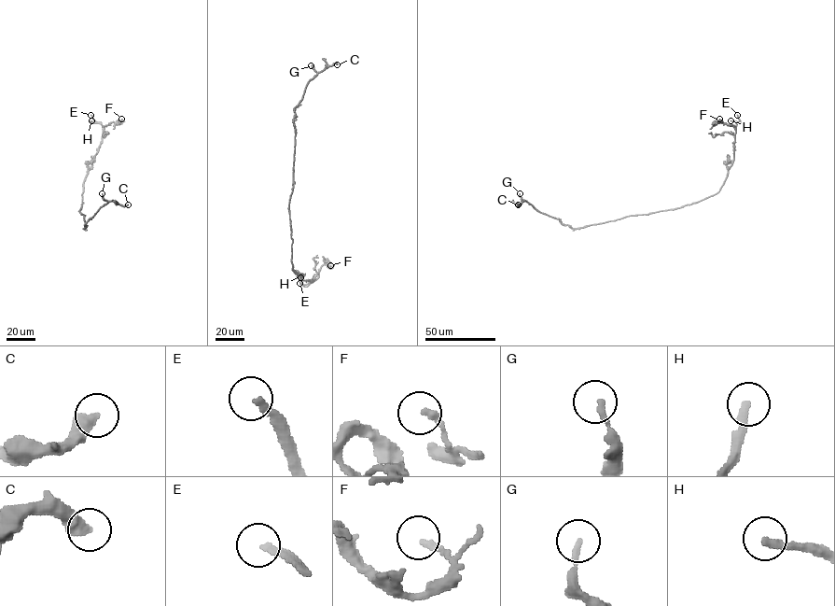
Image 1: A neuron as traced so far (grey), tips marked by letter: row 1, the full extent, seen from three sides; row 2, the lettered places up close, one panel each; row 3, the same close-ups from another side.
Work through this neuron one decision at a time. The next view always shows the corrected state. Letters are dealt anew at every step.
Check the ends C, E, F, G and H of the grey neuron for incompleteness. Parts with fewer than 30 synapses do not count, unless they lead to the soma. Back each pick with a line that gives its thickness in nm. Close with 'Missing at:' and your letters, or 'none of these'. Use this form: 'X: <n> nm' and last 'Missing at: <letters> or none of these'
C: 440 nm
E: 200 nm
Missing at: C, E

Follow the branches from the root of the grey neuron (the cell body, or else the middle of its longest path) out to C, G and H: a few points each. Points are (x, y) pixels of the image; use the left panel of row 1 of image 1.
C: (79, 211), (84, 215), (84, 229), (86, 222), (108, 202), (128, 204)
G: (79, 211), (84, 215), (84, 229), (86, 222), (107, 202), (102, 193)
H: (79, 211), (84, 180), (103, 133), (102, 125), (91, 120)

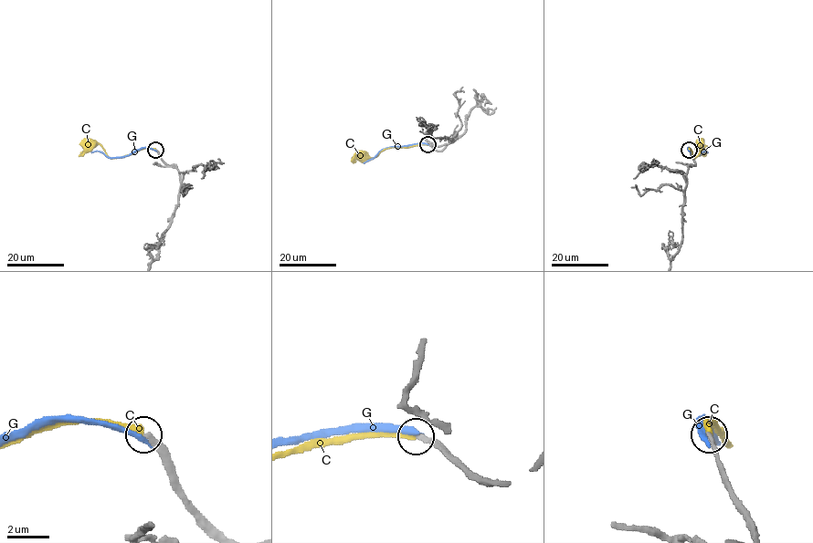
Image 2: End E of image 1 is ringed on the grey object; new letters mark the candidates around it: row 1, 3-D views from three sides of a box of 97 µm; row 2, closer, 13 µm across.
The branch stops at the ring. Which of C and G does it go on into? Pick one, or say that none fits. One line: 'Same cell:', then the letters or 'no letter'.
Same cell: C

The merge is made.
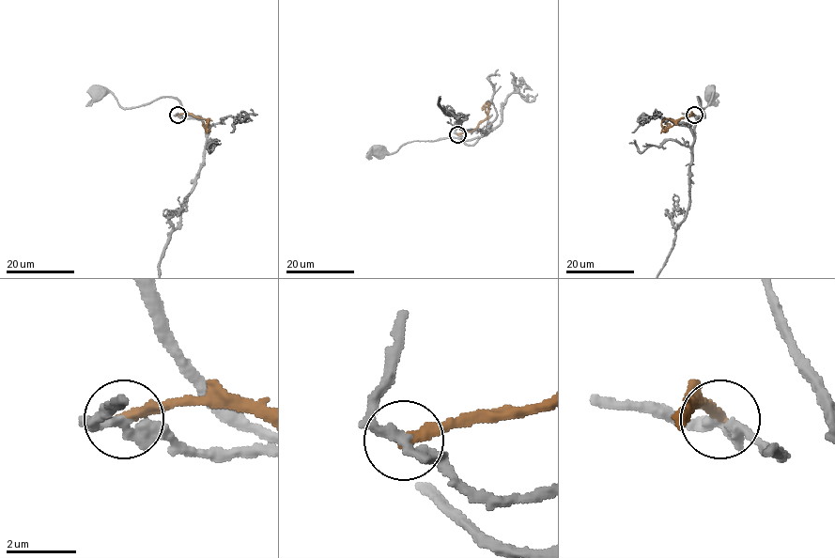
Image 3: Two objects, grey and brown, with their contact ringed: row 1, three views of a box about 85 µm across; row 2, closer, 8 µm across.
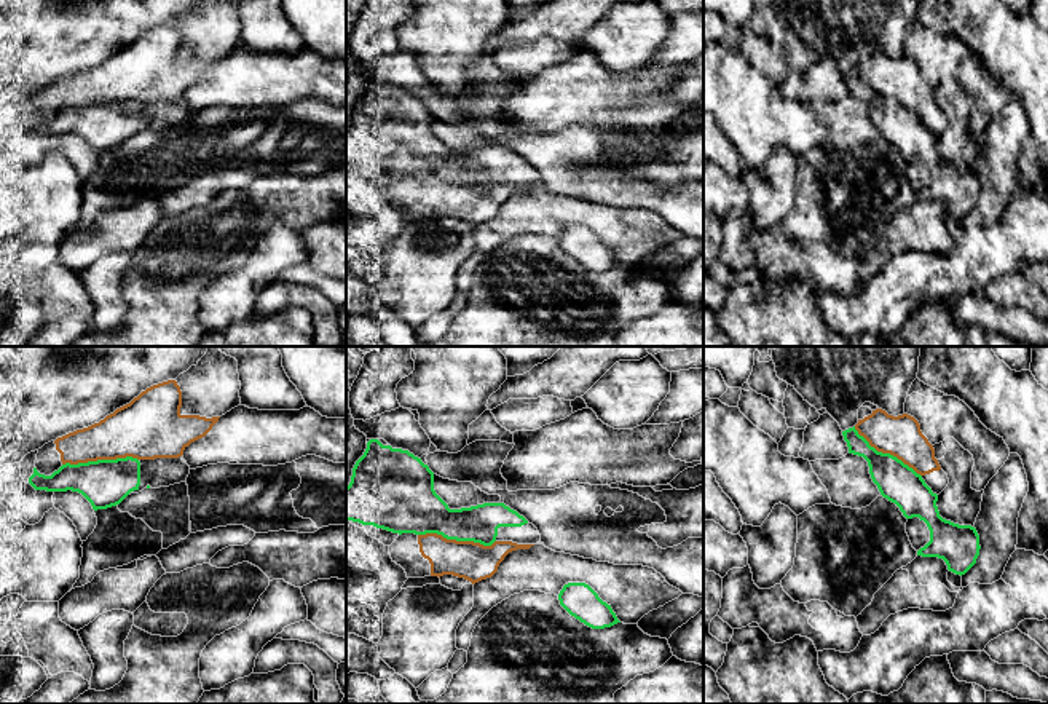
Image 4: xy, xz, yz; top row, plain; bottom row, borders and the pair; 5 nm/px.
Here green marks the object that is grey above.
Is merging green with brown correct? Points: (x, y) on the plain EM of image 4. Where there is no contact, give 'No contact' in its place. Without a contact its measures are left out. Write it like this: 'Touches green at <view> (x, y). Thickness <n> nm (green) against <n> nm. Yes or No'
Touches green at xz (457, 182). Thickness 240 nm (green) against 190 nm. No

